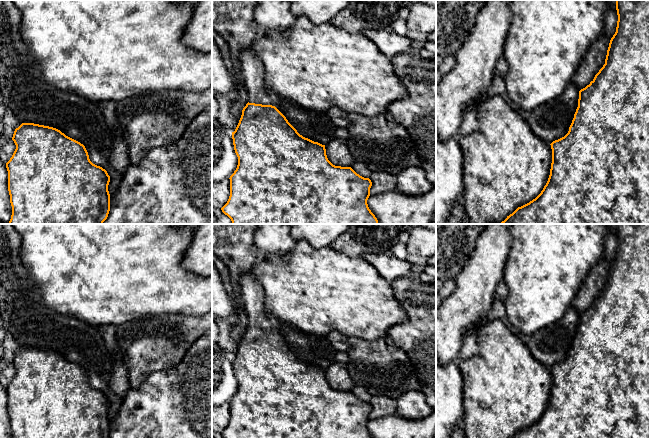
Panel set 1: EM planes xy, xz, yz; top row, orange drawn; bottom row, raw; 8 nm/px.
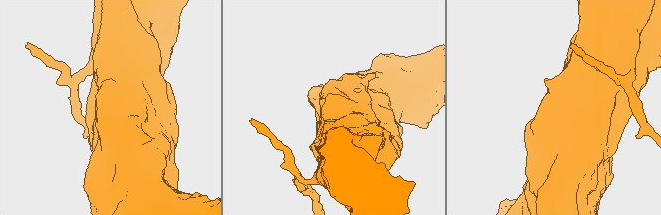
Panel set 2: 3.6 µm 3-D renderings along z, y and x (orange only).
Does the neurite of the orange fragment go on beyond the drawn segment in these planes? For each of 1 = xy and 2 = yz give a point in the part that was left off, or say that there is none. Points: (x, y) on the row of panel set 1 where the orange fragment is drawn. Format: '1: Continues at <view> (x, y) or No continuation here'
1: No continuation here
2: No continuation here

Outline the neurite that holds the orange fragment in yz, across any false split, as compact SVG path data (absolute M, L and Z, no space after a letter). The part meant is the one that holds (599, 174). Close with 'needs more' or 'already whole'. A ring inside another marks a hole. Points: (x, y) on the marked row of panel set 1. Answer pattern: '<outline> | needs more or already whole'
M616 0L616 32L610 40L605 64L585 88L579 91L578 107L568 133L553 141L550 175L541 193L518 207L500 224L649 224L649 0Z | already whole

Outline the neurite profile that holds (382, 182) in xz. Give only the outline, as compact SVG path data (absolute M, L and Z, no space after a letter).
M372 172L369 179L372 182L370 195L397 190L397 176L395 175L384 172Z

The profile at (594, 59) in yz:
M604 31L600 34L599 39L591 45L573 76L572 82L579 90L585 88L593 81L595 75L605 64L607 50L609 47L608 38Z

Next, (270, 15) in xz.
M260 0L254 8L258 35L268 32L287 32L296 21L291 2L286 0Z

